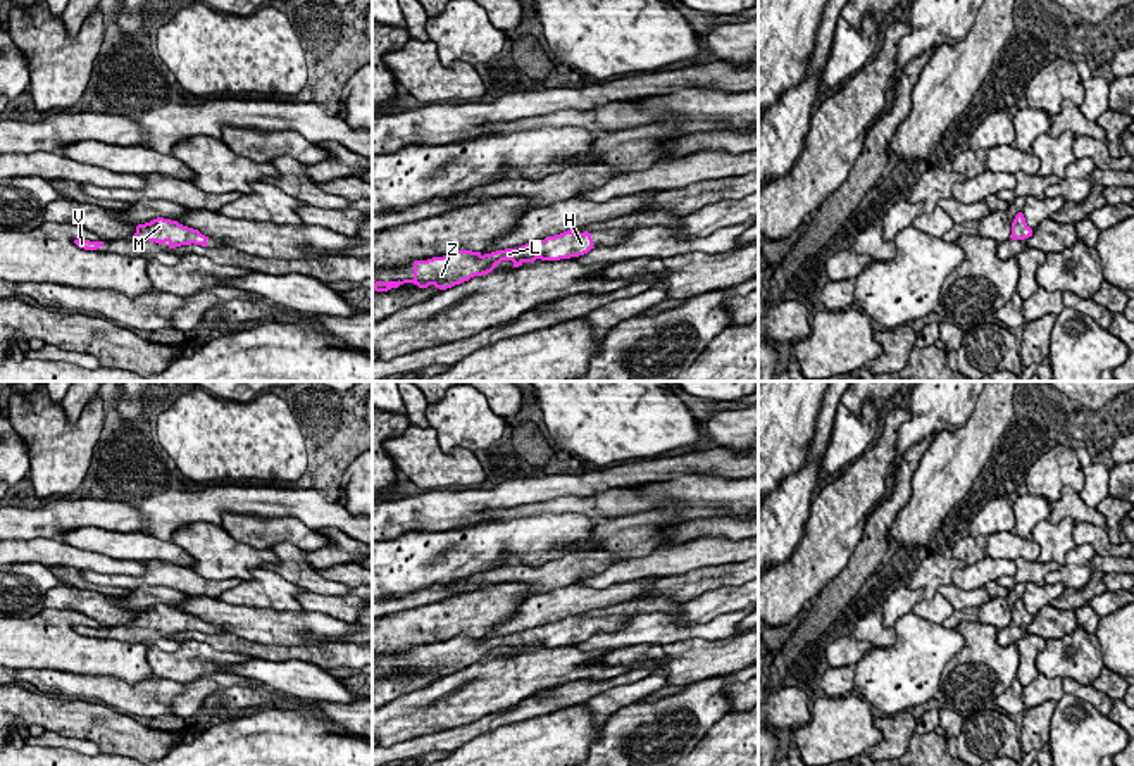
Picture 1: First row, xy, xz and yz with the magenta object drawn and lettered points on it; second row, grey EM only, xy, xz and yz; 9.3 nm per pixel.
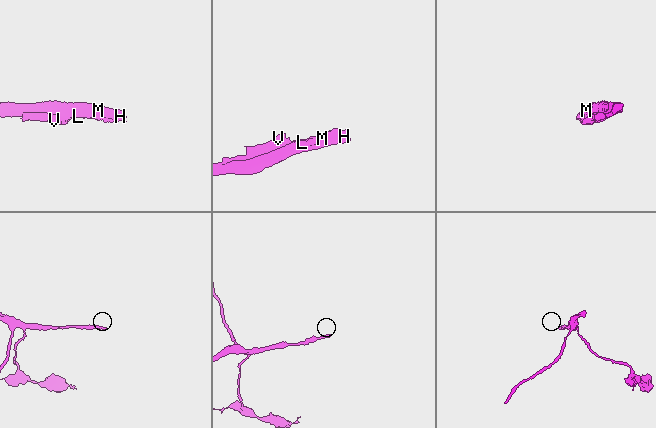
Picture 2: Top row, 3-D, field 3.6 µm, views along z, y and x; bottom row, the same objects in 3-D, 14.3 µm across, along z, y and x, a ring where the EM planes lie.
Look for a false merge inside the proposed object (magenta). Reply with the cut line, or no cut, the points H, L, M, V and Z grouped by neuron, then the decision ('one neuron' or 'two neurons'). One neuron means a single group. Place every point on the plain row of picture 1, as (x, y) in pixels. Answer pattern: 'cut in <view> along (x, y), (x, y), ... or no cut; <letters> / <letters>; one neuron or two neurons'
no cut; H L M V Z; one neuron

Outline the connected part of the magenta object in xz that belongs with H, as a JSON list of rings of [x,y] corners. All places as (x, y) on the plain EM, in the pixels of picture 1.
[[[572,616],[545,626],[526,630],[519,635],[505,635],[491,640],[481,640],[472,637],[457,637],[443,644],[433,644],[427,647],[414,649],[414,664],[403,668],[376,668],[372,675],[376,678],[388,678],[398,675],[403,669],[414,669],[419,675],[434,671],[439,676],[452,675],[474,662],[491,659],[502,647],[512,647],[514,654],[524,649],[560,647],[588,640],[593,633],[591,619],[574,619]]]

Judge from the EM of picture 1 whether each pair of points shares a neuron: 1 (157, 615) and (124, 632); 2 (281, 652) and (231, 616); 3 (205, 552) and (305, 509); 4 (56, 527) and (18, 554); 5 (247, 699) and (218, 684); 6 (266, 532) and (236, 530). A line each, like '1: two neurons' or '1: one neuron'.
1: one neuron
2: two neurons
3: two neurons
4: two neurons
5: two neurons
6: one neuron

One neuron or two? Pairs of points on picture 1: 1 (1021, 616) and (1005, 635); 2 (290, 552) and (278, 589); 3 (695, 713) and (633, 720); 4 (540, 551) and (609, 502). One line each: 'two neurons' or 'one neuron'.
1: one neuron
2: two neurons
3: one neuron
4: two neurons

